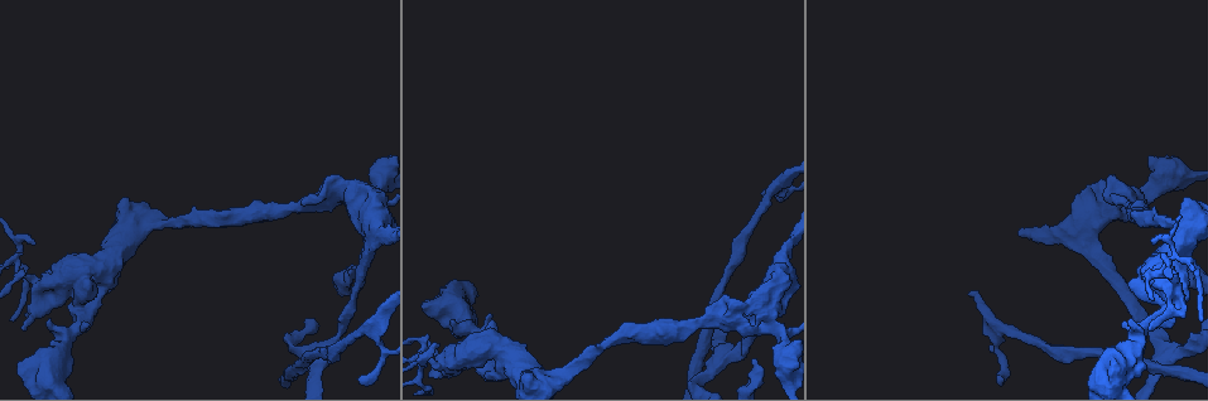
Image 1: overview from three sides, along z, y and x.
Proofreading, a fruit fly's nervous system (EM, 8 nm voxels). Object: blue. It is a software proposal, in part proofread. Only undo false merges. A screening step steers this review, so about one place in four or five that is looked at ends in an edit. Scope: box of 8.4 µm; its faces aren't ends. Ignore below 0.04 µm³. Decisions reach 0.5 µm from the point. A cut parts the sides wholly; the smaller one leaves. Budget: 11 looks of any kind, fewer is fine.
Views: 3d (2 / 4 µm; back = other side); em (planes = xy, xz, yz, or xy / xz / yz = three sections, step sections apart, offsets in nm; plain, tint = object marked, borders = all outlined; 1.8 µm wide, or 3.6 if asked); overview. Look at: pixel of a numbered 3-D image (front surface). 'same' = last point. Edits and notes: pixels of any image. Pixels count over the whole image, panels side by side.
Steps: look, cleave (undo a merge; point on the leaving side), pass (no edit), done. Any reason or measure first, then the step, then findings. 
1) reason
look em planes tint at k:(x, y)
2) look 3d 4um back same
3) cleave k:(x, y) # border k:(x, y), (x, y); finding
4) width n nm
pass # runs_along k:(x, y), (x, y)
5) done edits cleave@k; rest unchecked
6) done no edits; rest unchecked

arms run side by side
look 3d 4um at 1:(715, 350)

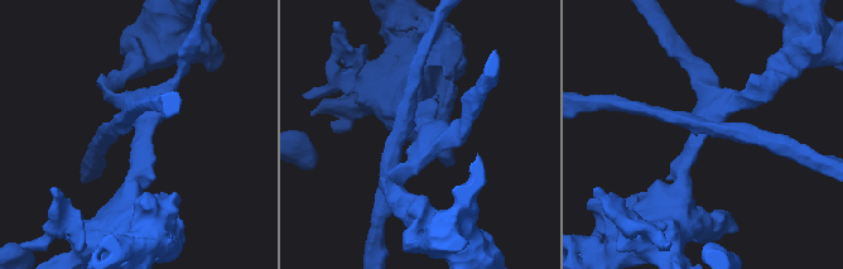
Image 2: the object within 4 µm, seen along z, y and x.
shape alone is not enough
look em 3.6um xz step 8 tint at 2:(699, 123)

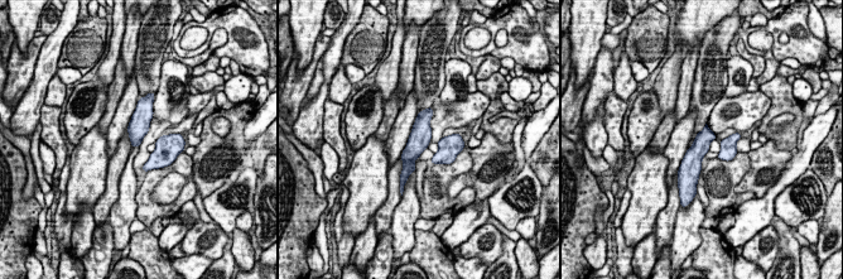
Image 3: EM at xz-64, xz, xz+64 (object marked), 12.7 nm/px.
look em 3.6um xy step 16 borders same

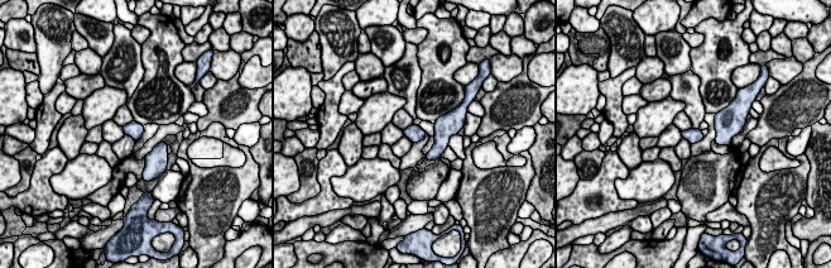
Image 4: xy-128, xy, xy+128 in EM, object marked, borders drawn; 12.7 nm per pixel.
pass # all the same neuron

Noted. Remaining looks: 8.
abrupt turn
look em planes borders at 1:(81, 300)

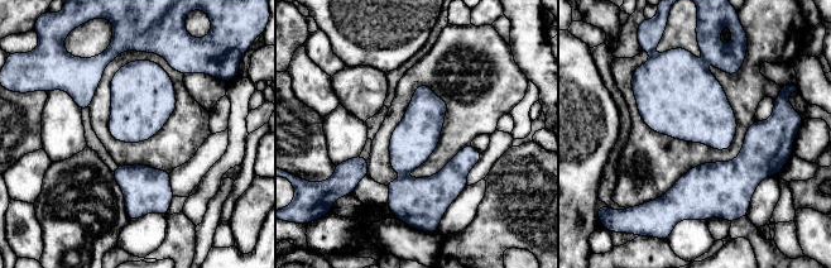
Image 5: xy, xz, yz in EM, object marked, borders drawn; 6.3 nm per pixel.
pass # one neuron here

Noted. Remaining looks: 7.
look 3d 4um at 1:(49, 377)

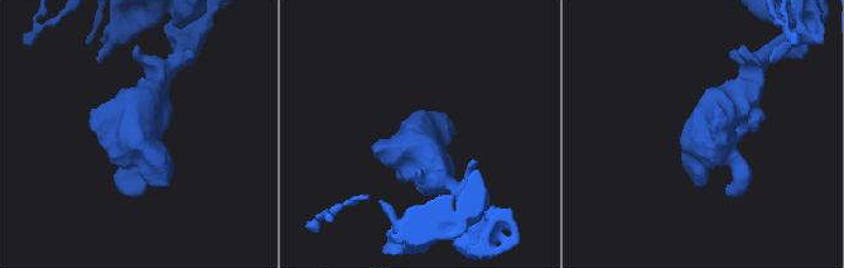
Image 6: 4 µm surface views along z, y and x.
need the tissue
look em 3.6um yz step 16 tint at 6:(706, 129)

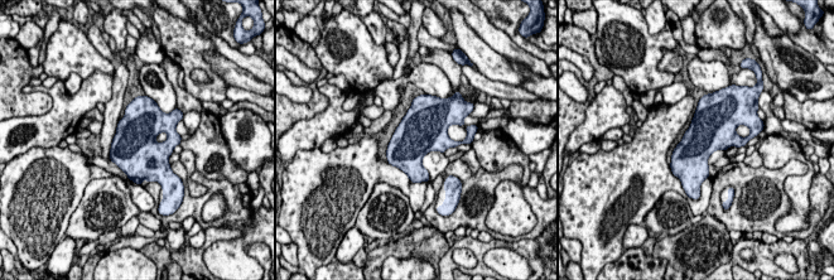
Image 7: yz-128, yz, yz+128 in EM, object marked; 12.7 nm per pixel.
another direction
look em 3.6um planes borders same

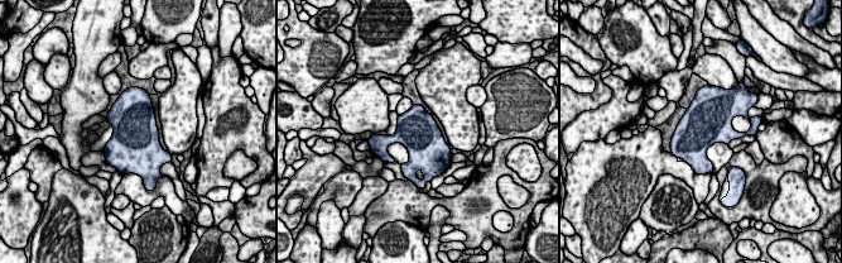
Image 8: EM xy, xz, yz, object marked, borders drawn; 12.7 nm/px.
pass # all the same neuron

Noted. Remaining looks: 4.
thin neck
look 3d 4um at 1:(326, 192)

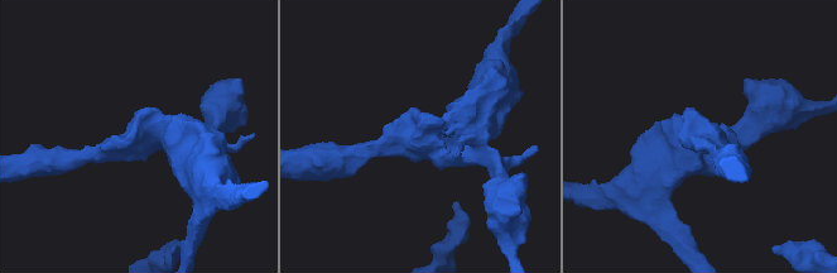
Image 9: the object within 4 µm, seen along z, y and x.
look em planes tint at 9:(139, 135)

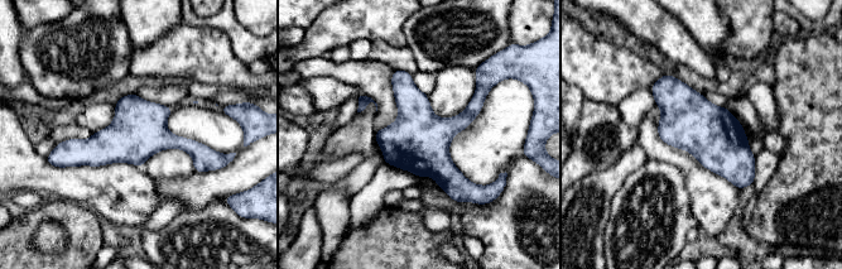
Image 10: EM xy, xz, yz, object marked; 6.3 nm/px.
width 360 nm
pass # runs_along 10:(62, 148), (179, 142), (210, 153); all the same neuron

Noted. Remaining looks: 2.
done no edits; rest unchecked

